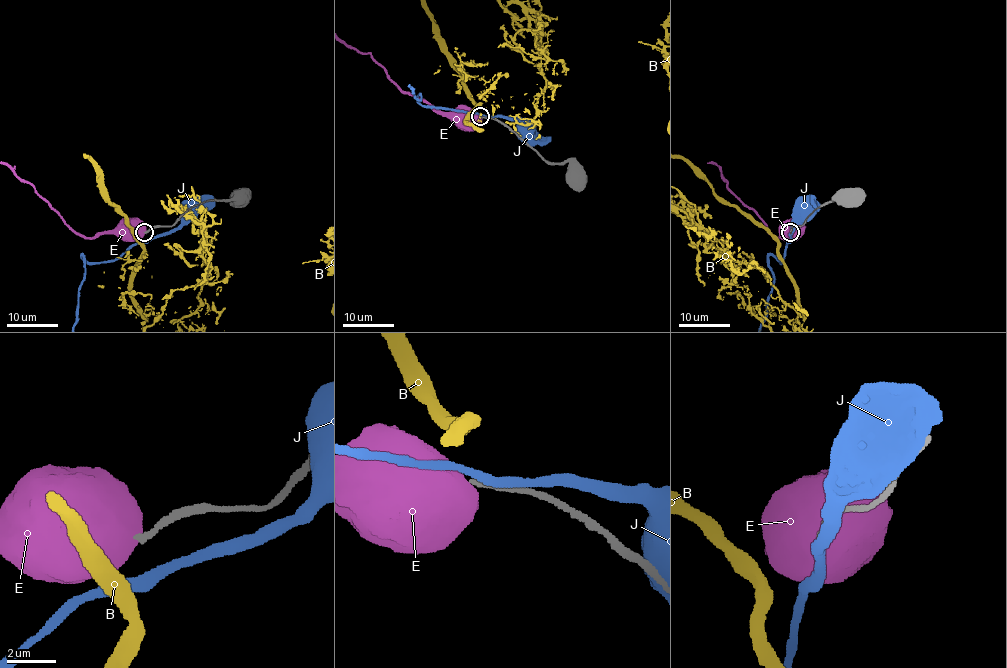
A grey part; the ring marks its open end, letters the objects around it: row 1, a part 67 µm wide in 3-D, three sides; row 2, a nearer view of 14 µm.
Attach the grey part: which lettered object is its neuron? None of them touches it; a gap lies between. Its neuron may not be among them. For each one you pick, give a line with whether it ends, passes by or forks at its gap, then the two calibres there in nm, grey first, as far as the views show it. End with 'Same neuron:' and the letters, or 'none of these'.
Same neuron: none of these

